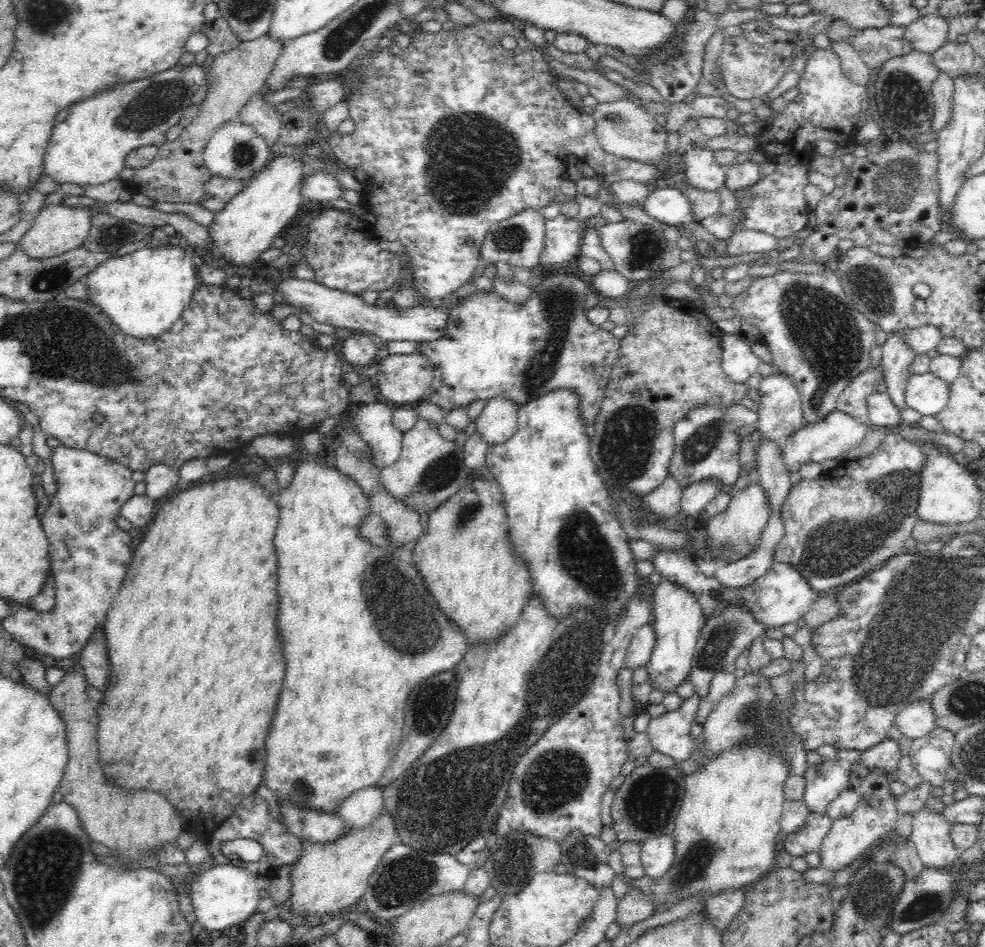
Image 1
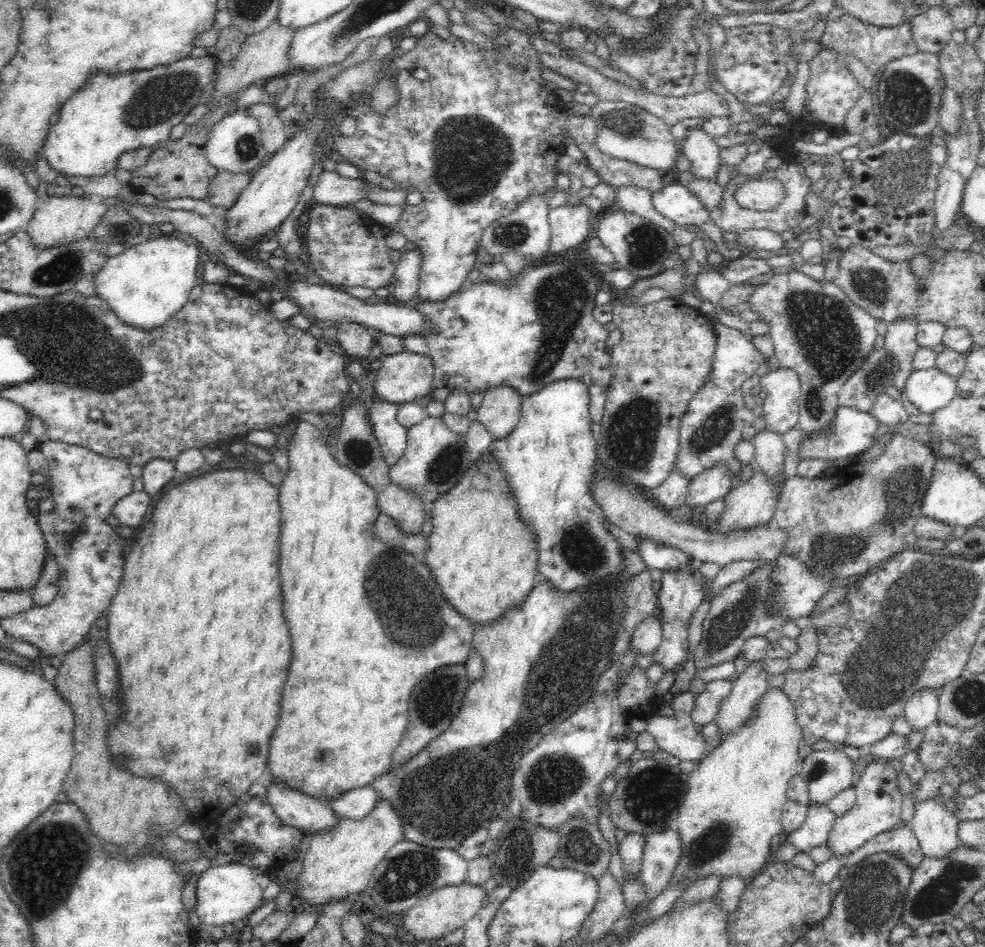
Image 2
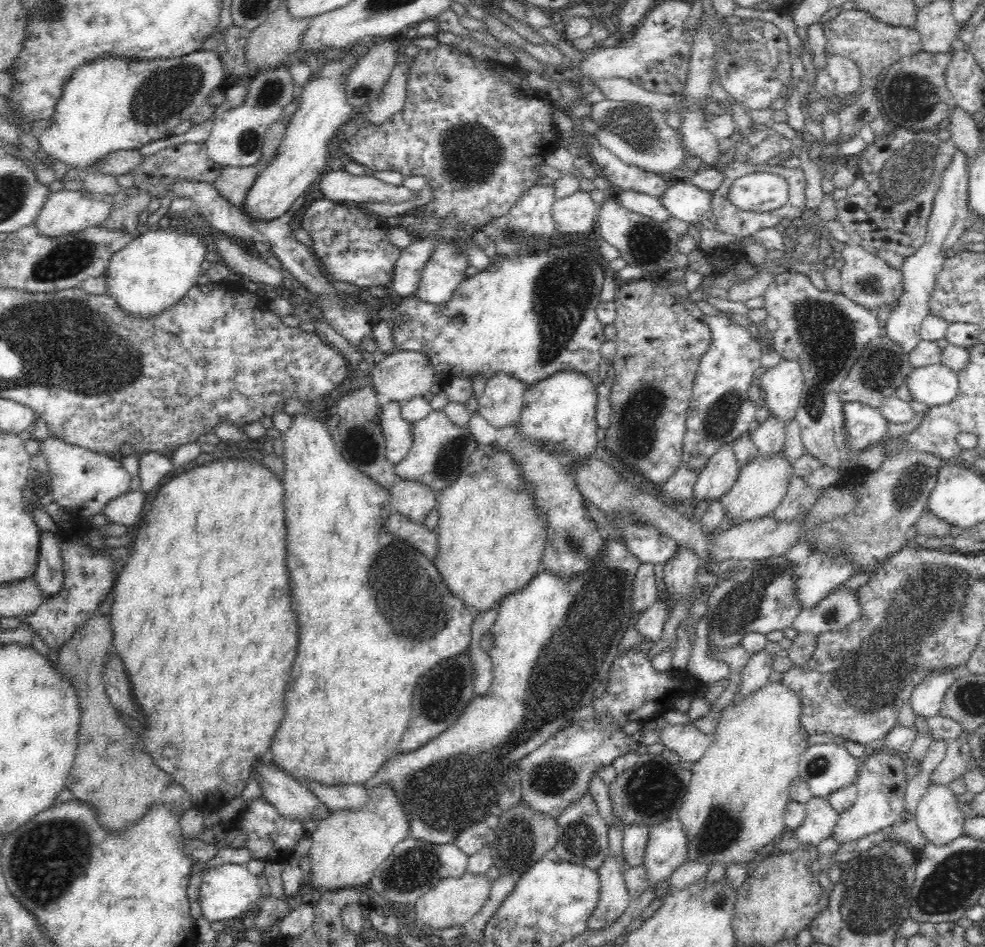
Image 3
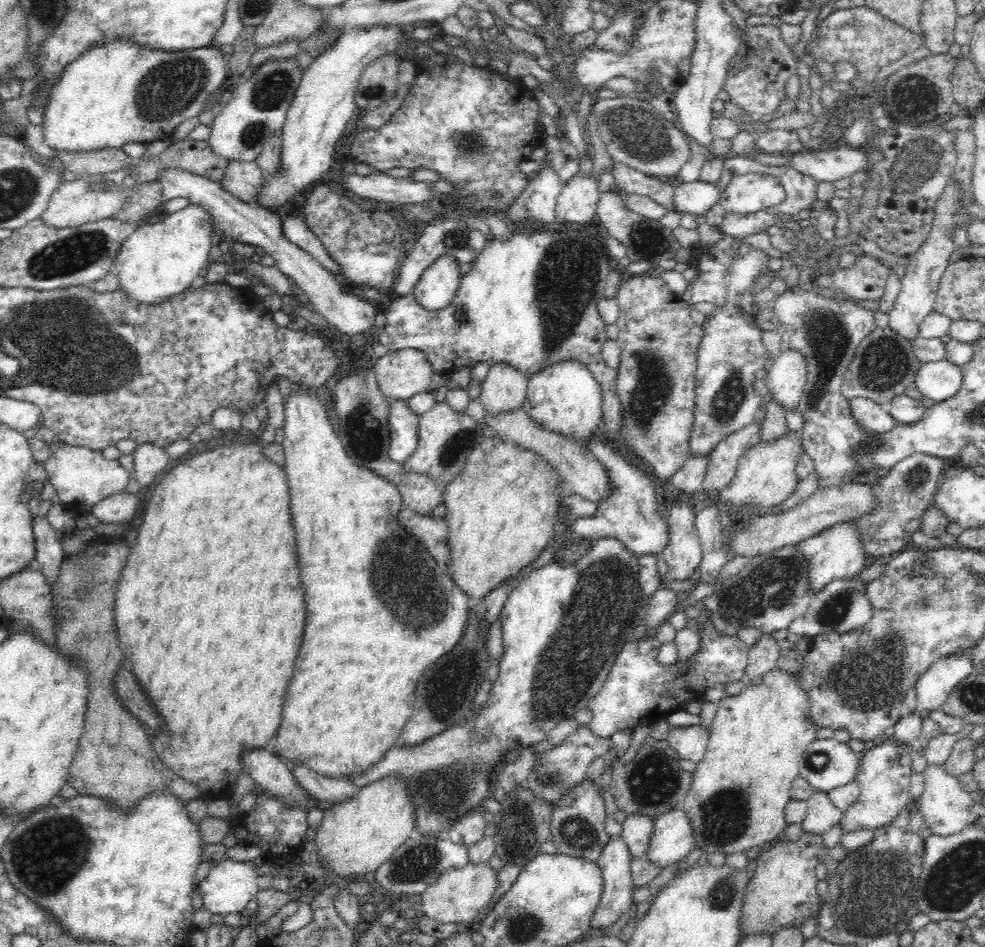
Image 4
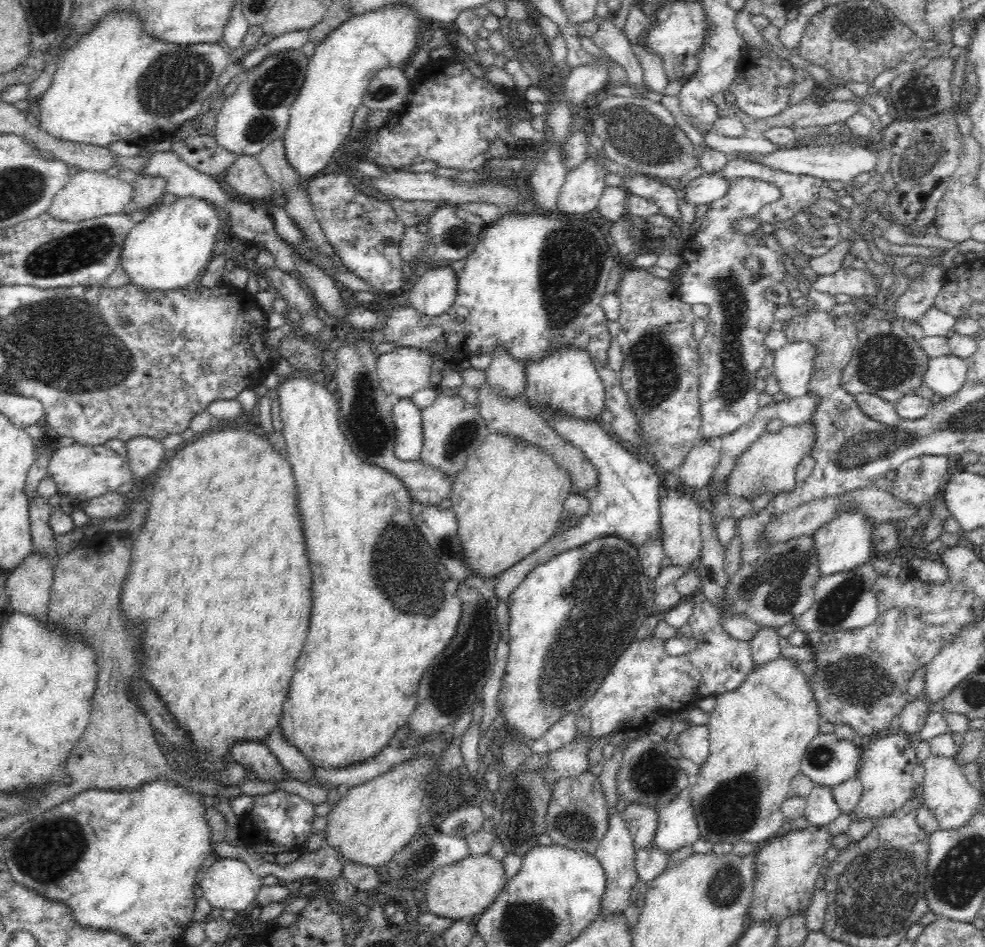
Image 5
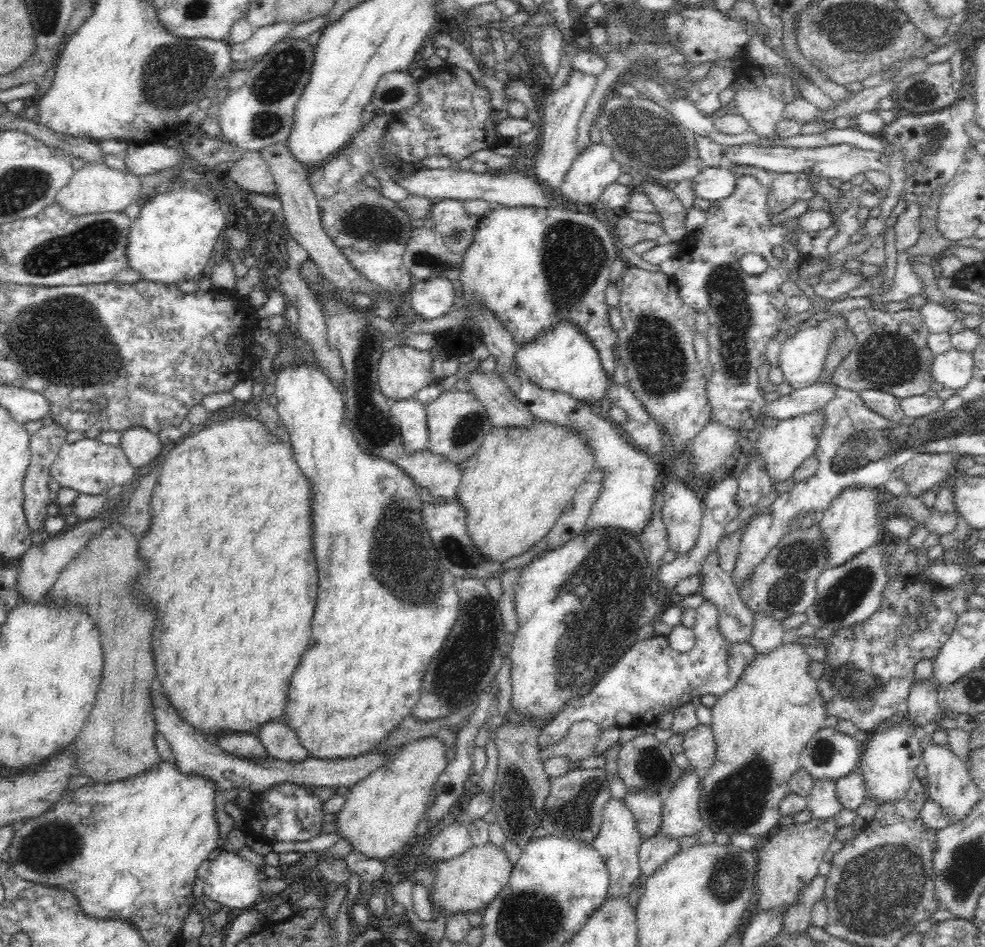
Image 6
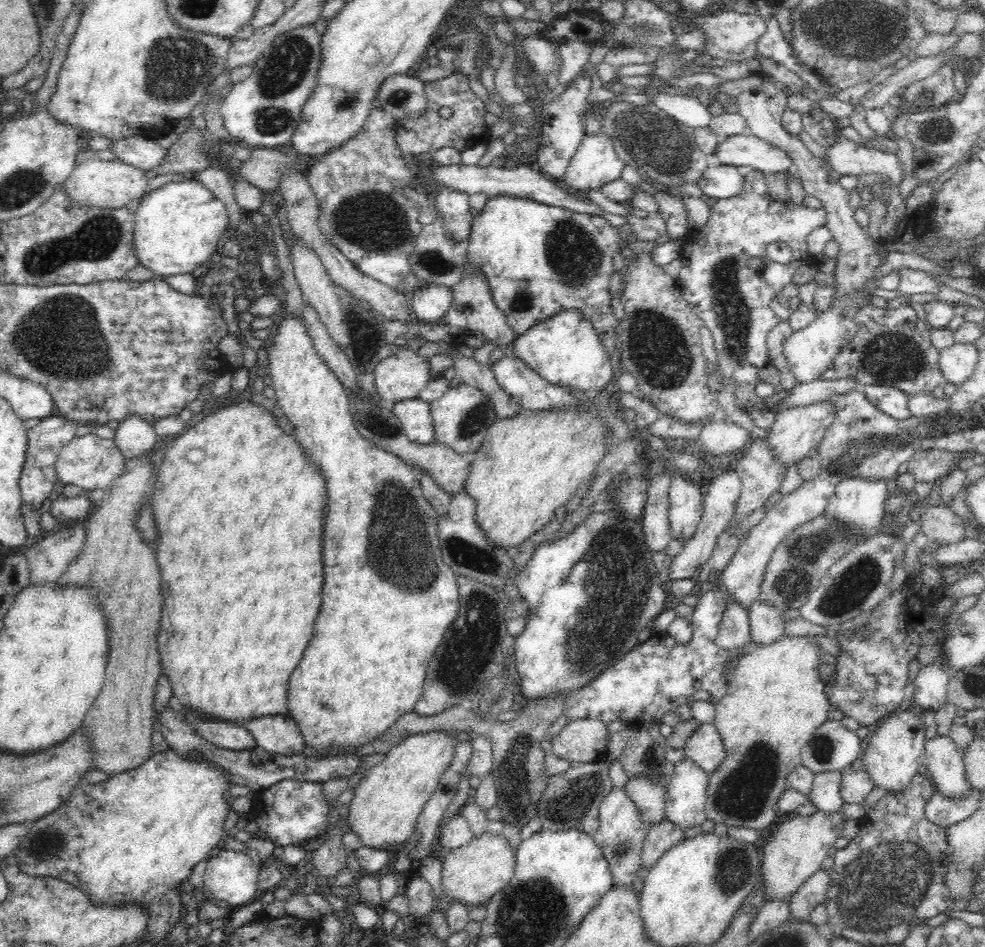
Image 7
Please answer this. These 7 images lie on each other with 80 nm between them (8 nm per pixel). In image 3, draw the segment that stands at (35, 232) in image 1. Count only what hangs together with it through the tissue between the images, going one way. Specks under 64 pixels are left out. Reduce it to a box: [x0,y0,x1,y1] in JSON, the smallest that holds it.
[35,187,113,236]

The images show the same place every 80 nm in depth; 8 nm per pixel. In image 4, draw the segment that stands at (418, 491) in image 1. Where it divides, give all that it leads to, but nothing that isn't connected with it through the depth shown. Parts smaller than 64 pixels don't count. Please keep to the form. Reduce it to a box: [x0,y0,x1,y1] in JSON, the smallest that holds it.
[403,400,485,487]

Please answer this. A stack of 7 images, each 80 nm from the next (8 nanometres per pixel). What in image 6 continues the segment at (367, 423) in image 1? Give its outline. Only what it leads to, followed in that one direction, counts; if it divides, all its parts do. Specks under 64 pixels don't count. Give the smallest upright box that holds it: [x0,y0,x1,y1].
[391,397,429,452]

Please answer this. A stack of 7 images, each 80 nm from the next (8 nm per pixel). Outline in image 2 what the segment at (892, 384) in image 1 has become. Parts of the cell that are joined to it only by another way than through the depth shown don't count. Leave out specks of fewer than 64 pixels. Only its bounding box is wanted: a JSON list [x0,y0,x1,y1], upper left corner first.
[885,316,920,391]

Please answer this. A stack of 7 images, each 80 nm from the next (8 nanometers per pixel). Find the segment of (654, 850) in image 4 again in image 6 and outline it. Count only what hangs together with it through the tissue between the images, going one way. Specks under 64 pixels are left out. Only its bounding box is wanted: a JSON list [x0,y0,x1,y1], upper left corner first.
[661,769,704,838]

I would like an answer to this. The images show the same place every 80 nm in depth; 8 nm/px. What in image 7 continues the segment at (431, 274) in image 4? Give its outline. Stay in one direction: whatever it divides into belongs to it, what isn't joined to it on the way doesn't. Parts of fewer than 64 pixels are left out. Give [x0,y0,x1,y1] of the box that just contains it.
[411,284,453,325]

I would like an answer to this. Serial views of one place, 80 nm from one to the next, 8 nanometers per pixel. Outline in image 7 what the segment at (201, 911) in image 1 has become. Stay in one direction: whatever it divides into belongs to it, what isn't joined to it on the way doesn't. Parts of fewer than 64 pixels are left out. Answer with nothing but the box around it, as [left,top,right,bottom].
[204,848,259,906]

